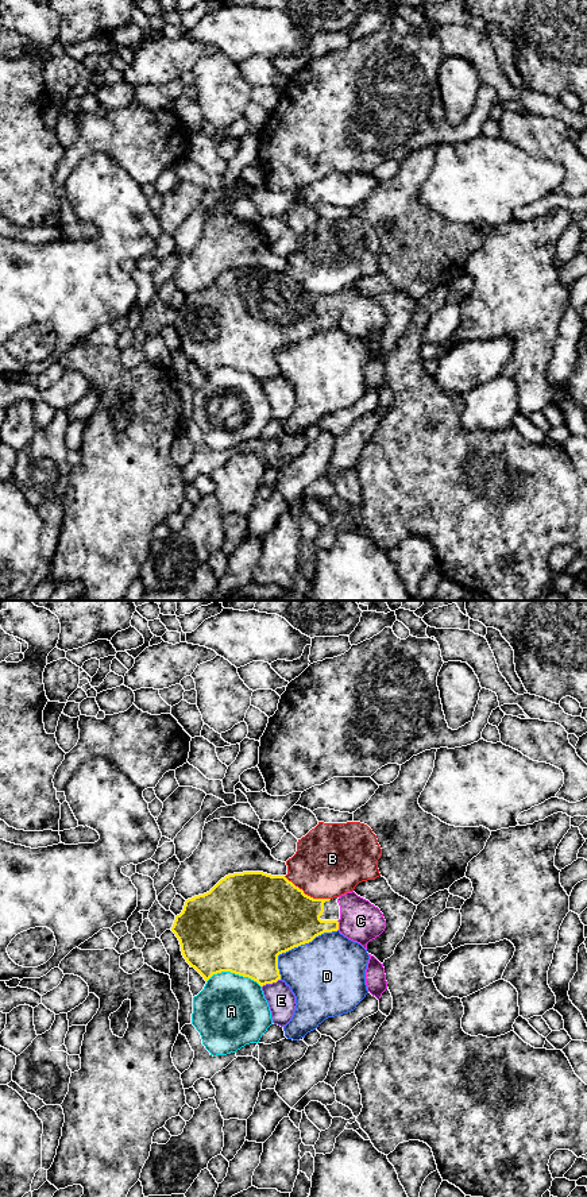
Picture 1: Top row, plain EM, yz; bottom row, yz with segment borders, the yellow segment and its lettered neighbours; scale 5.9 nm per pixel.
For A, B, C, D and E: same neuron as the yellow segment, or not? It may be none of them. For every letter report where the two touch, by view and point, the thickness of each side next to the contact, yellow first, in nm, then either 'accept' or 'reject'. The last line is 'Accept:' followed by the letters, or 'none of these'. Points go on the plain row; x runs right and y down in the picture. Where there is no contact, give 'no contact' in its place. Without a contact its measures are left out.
A: meets yellow in yz at (234, 367); 500 nm thick on the yellow side, 440 nm on the other; reject
B: meets yellow in yz at (306, 290); 460 nm thick on the yellow side, 420 nm on the other; reject
C: meets yellow in yz at (338, 320); 280 nm thick on the yellow side, 240 nm on the other; accept
D: meets yellow in yz at (296, 342); 480 nm thick on the yellow side, 440 nm on the other; reject
E: meets yellow in yz at (270, 378); 360 nm thick on the yellow side, 160 nm on the other; reject
Accept: C

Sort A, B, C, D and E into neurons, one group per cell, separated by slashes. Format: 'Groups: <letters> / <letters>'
Groups: A / B / C / D / E

